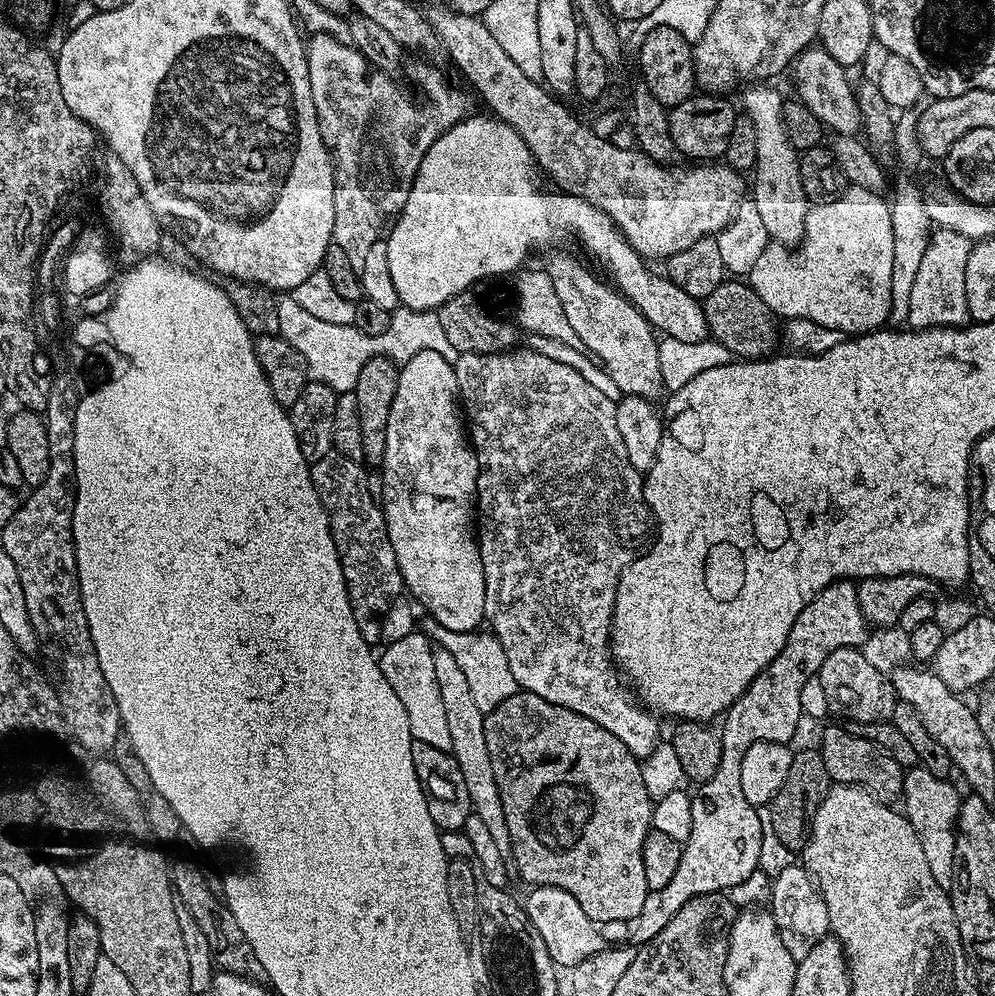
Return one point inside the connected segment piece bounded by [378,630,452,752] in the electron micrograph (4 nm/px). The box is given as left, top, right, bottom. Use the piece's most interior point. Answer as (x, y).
(408, 663)

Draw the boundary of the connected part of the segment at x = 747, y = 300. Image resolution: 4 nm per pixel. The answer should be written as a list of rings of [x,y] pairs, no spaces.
[[[725,278],[718,290],[714,290],[714,294],[710,294],[702,303],[709,337],[719,342],[733,357],[758,360],[773,351],[771,348],[776,344],[776,336],[778,340],[777,317],[747,283],[736,278]]]

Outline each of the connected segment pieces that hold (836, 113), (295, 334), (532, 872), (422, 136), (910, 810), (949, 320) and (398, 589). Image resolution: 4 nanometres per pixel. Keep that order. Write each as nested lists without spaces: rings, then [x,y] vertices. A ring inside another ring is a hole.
[[[809,46],[792,61],[790,73],[796,83],[799,103],[806,107],[818,118],[825,129],[836,134],[852,134],[861,127],[860,108],[856,104],[856,96],[852,93],[852,84],[848,81],[845,65],[834,62],[830,54],[819,46]]]
[[[284,294],[276,301],[281,330],[279,336],[290,346],[294,346],[308,365],[308,374],[312,380],[322,382],[333,388],[337,394],[355,392],[358,374],[362,374],[362,366],[375,356],[386,356],[403,366],[407,360],[426,350],[434,350],[434,354],[442,354],[446,362],[456,365],[460,352],[448,340],[442,330],[442,322],[438,322],[435,311],[415,312],[403,306],[392,313],[392,324],[381,336],[367,336],[358,330],[355,324],[334,326],[334,322],[321,322],[314,318],[303,306],[298,306],[290,294]]]
[[[518,690],[518,691],[516,691],[516,692],[515,692],[515,694],[514,694],[514,695],[512,695],[512,696],[511,696],[511,697],[510,697],[510,698],[506,698],[506,702],[502,702],[502,703],[501,703],[501,704],[500,704],[500,705],[499,705],[499,706],[497,706],[497,707],[496,707],[496,709],[495,709],[495,710],[493,710],[493,712],[490,712],[490,713],[487,713],[487,715],[485,715],[485,717],[484,717],[484,729],[485,729],[485,730],[486,730],[486,750],[490,750],[490,762],[491,762],[491,763],[492,763],[492,765],[493,765],[493,766],[494,766],[494,778],[495,778],[495,779],[496,779],[496,781],[497,781],[497,782],[498,782],[498,794],[502,794],[502,810],[503,810],[503,811],[504,811],[504,813],[505,813],[505,814],[506,814],[506,830],[510,830],[510,842],[511,842],[511,843],[512,843],[512,851],[511,851],[511,853],[510,853],[510,860],[511,860],[511,863],[512,863],[512,864],[513,864],[513,865],[514,865],[514,868],[515,868],[515,864],[514,864],[514,863],[516,863],[516,868],[517,868],[517,870],[518,870],[518,871],[520,871],[520,876],[521,876],[521,878],[522,878],[522,879],[524,879],[524,880],[525,880],[525,882],[526,882],[526,883],[528,883],[528,886],[543,886],[543,887],[545,887],[545,888],[561,888],[561,889],[562,889],[562,890],[566,890],[566,894],[570,894],[570,895],[571,895],[571,896],[572,896],[572,898],[573,898],[573,901],[574,901],[574,904],[575,904],[575,907],[576,907],[576,908],[577,908],[577,909],[578,909],[578,912],[579,912],[579,915],[580,915],[580,912],[581,912],[581,914],[582,914],[582,915],[584,915],[584,916],[585,916],[585,918],[586,918],[586,919],[588,919],[588,920],[593,920],[593,922],[594,922],[594,923],[596,923],[596,924],[620,924],[620,923],[622,923],[622,922],[623,922],[623,920],[628,920],[628,922],[635,922],[635,920],[637,920],[637,918],[638,918],[638,917],[640,917],[640,915],[641,915],[641,914],[642,914],[642,906],[643,906],[643,905],[644,905],[644,903],[645,903],[645,902],[646,902],[646,898],[647,898],[647,897],[648,897],[648,893],[649,893],[649,891],[648,891],[648,887],[647,887],[647,886],[646,886],[646,870],[645,870],[645,869],[644,869],[644,867],[643,867],[643,866],[642,866],[642,842],[643,842],[643,841],[644,841],[644,839],[645,839],[645,838],[646,838],[646,834],[647,834],[647,833],[648,833],[648,832],[651,832],[651,831],[653,831],[653,826],[652,826],[652,806],[653,806],[653,803],[654,803],[654,796],[653,796],[653,793],[650,793],[650,792],[648,792],[648,791],[647,791],[647,790],[646,790],[646,782],[642,782],[642,770],[641,770],[641,769],[640,769],[640,766],[641,766],[641,761],[640,761],[640,760],[639,760],[639,759],[638,759],[638,757],[637,757],[637,756],[636,756],[636,755],[635,755],[635,754],[634,754],[634,753],[632,753],[632,752],[631,752],[631,751],[630,751],[630,750],[626,750],[626,746],[625,746],[625,744],[624,744],[624,743],[623,743],[623,742],[622,742],[622,741],[620,741],[620,740],[619,740],[619,738],[614,738],[614,734],[610,734],[610,730],[602,730],[602,726],[598,726],[598,722],[590,722],[590,718],[582,718],[582,716],[581,716],[581,715],[580,715],[580,714],[574,714],[574,712],[573,712],[573,711],[572,711],[572,710],[566,710],[566,709],[565,709],[565,708],[563,708],[563,707],[562,707],[562,706],[554,706],[554,702],[546,702],[546,698],[538,698],[538,694],[534,694],[534,693],[533,693],[533,692],[525,692],[525,691],[523,691],[523,690]]]
[[[314,33],[307,37],[308,73],[310,94],[314,98],[314,110],[320,133],[334,161],[336,185],[334,186],[334,230],[332,239],[350,254],[350,258],[363,262],[370,246],[381,243],[392,231],[392,225],[402,214],[406,198],[414,186],[418,166],[426,158],[426,150],[448,128],[463,120],[473,111],[473,97],[460,88],[448,84],[448,80],[436,68],[420,64],[416,68],[416,80],[424,91],[424,100],[415,100],[404,88],[395,84],[393,77],[379,72],[351,43],[335,40],[330,34]]]
[[[909,768],[904,772],[902,811],[908,817],[910,826],[918,834],[918,842],[922,842],[922,854],[926,854],[926,863],[930,866],[930,874],[934,874],[934,882],[945,890],[953,887],[956,879],[956,829],[960,822],[960,801],[962,792],[952,785],[951,779],[943,780],[938,774],[930,774],[930,770]]]
[[[937,227],[930,238],[930,246],[926,246],[926,255],[914,278],[914,286],[910,286],[910,314],[906,324],[909,329],[918,328],[958,328],[969,323],[970,317],[966,306],[966,262],[970,258],[973,241],[955,233],[954,230]]]
[[[339,454],[324,456],[311,465],[312,481],[322,498],[322,506],[332,527],[332,537],[340,552],[342,574],[346,578],[350,606],[362,630],[362,638],[373,646],[381,643],[383,620],[391,604],[405,591],[404,579],[390,546],[386,518],[381,501],[372,493],[372,484],[364,473],[365,465]]]

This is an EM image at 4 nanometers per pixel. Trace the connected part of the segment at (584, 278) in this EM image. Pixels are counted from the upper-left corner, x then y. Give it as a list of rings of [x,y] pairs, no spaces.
[[[568,254],[552,255],[544,269],[554,282],[558,302],[566,313],[572,332],[582,339],[583,349],[599,361],[620,392],[627,396],[657,399],[656,396],[664,390],[658,361],[659,341],[645,316],[609,283],[601,277],[596,278]]]

